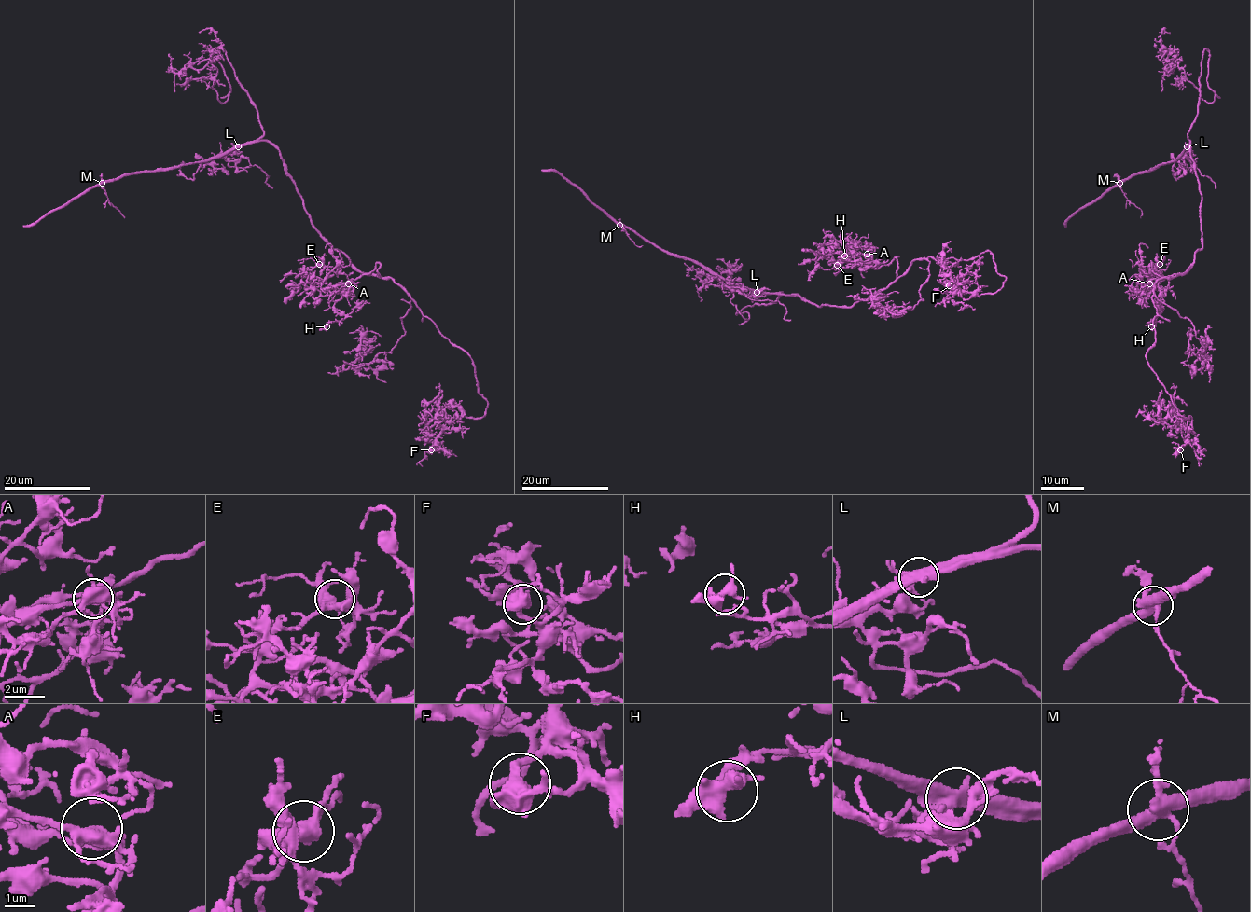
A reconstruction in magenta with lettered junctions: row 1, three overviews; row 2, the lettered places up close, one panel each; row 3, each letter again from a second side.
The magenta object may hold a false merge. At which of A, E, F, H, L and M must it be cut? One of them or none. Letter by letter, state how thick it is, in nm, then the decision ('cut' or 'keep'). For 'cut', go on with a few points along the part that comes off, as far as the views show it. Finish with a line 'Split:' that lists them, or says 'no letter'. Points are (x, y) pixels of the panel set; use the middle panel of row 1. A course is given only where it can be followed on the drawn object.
A: 440 nm | keep
E: 400 nm | keep
F: 400 nm | keep
H: 400 nm | keep
L: 400 nm | keep
M: 400 nm | keep
Split: no letter

